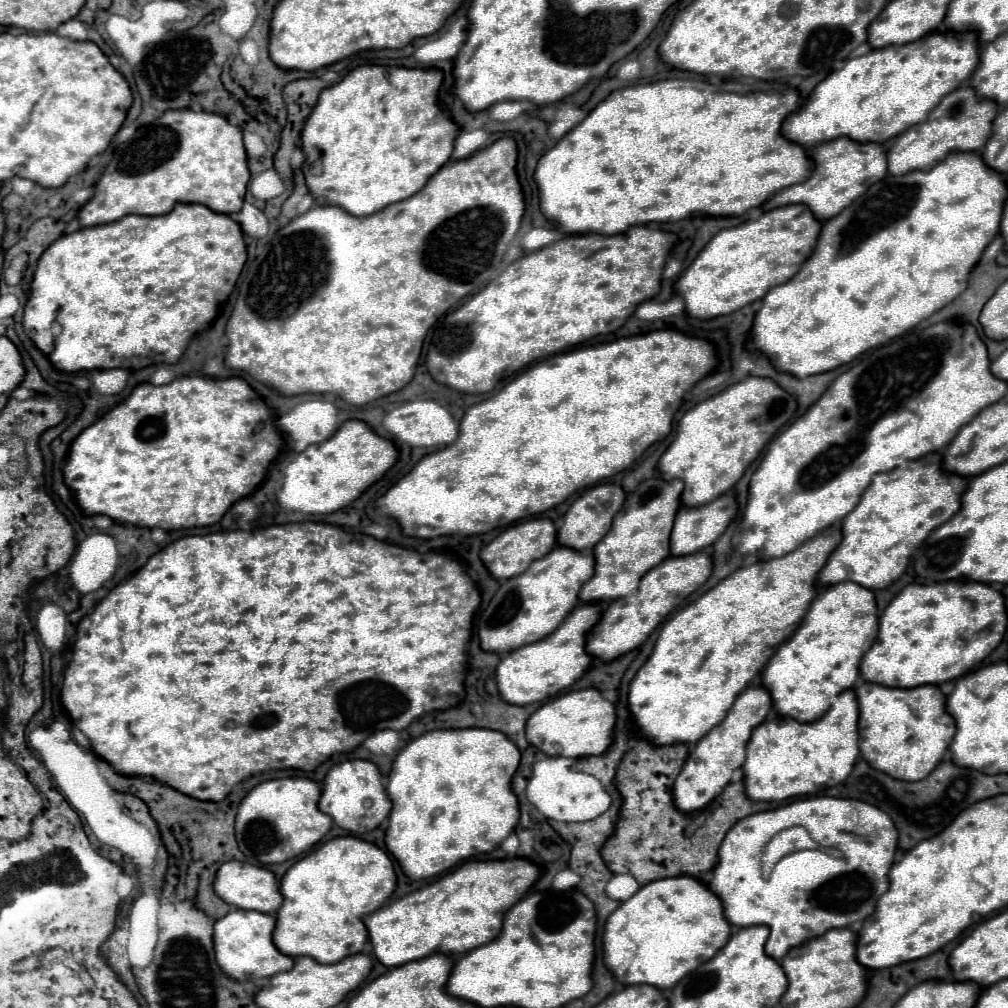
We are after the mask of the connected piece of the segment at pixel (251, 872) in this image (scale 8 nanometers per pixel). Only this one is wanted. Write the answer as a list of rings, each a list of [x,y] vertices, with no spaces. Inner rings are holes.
[[[224,862],[214,878],[214,892],[230,906],[242,910],[256,910],[264,914],[274,914],[282,906],[282,894],[278,892],[278,882],[274,874],[262,866],[252,866],[244,862]]]

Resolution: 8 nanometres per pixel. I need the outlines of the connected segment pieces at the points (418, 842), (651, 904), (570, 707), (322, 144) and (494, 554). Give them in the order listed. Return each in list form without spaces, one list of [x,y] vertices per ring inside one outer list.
[[[466,728],[466,730],[432,730],[426,732],[422,736],[418,736],[416,740],[412,740],[394,760],[392,764],[392,772],[388,776],[388,786],[386,792],[392,800],[392,810],[388,816],[388,828],[386,828],[386,850],[398,860],[402,872],[410,878],[410,880],[422,880],[422,878],[432,878],[438,876],[442,872],[448,872],[452,868],[456,868],[458,864],[462,864],[464,860],[470,860],[478,854],[488,854],[492,852],[496,846],[500,846],[500,842],[514,830],[514,826],[518,824],[520,818],[520,810],[518,810],[518,800],[512,792],[510,780],[516,772],[520,764],[520,752],[518,748],[502,734],[496,730],[486,730],[486,728]]]
[[[662,878],[642,886],[632,898],[622,902],[606,920],[602,934],[602,950],[604,964],[616,978],[616,982],[624,986],[634,984],[650,984],[658,990],[672,988],[684,974],[696,970],[696,966],[704,964],[712,958],[720,948],[730,940],[730,924],[722,914],[722,902],[716,894],[710,892],[708,886],[700,884],[696,878]]]
[[[586,688],[556,696],[542,704],[526,722],[526,740],[548,756],[582,758],[592,754],[604,754],[612,744],[616,724],[616,708],[604,700],[598,690]]]
[[[360,66],[344,76],[340,84],[322,90],[320,102],[308,116],[308,122],[304,122],[304,134],[300,134],[300,148],[304,152],[302,172],[316,204],[336,204],[352,216],[370,216],[388,204],[416,194],[450,158],[454,138],[460,132],[438,106],[440,84],[440,70]]]
[[[536,518],[536,520],[526,520],[520,524],[514,524],[512,528],[506,528],[498,538],[494,538],[488,546],[482,548],[480,560],[488,568],[490,576],[500,580],[500,578],[514,578],[516,574],[522,574],[532,560],[542,558],[556,546],[556,528],[548,518]]]

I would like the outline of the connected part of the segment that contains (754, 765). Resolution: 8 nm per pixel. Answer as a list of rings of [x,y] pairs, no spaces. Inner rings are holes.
[[[846,690],[836,704],[816,722],[800,724],[792,718],[772,716],[754,728],[746,746],[744,788],[748,798],[780,802],[836,786],[848,778],[858,756],[858,702],[854,690]]]

